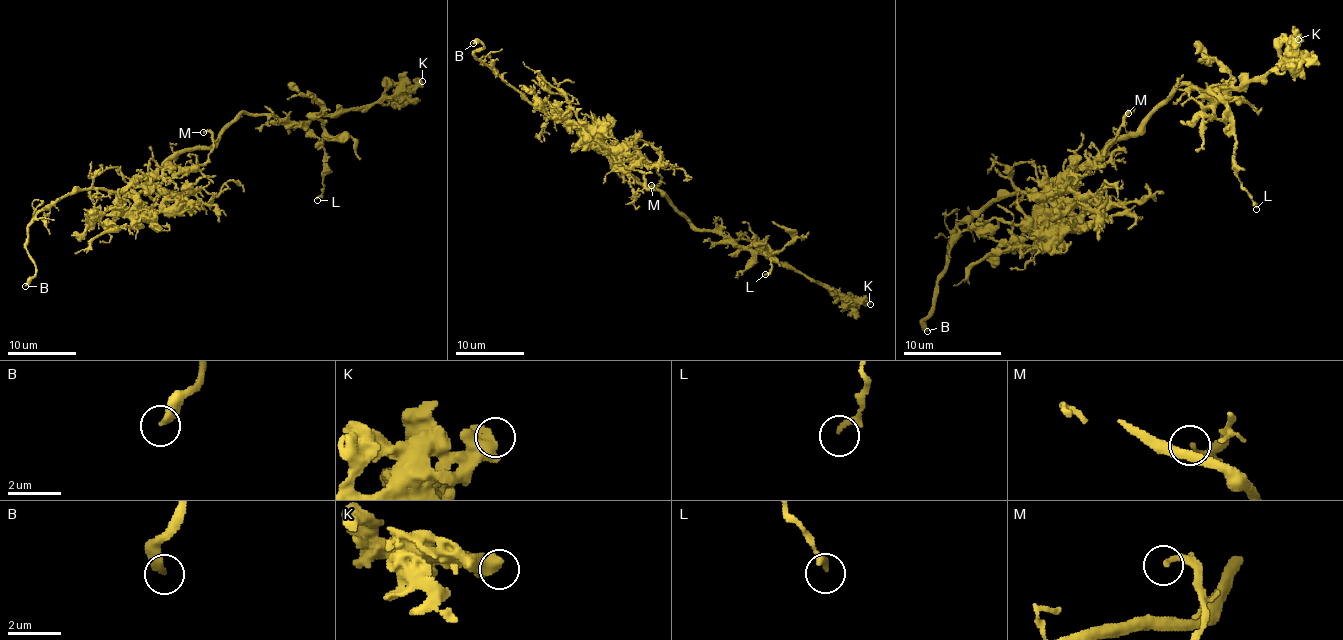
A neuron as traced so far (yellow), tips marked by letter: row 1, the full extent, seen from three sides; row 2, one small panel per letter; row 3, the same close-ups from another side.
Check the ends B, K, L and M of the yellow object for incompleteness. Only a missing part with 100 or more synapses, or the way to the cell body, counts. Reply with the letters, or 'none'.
B

